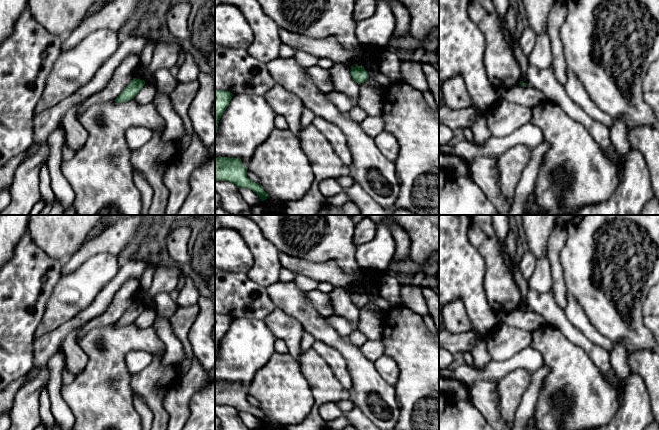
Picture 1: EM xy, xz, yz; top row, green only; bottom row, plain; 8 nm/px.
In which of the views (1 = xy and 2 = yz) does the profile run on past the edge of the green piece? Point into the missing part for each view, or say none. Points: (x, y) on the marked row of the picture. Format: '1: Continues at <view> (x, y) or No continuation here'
1: No continuation here
2: No continuation here

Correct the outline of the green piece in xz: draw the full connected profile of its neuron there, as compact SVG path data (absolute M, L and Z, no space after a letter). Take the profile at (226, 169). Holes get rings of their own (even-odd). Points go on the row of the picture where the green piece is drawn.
M215 157L215 179L229 181L239 189L248 188L264 201L268 194L259 183L252 182L247 177L247 169L240 158Z

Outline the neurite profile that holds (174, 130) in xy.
M147 73L144 78L145 83L156 87L157 94L153 100L158 113L165 121L165 130L162 133L162 141L179 140L184 136L185 128L181 117L174 111L170 96L159 92L156 85L155 75Z

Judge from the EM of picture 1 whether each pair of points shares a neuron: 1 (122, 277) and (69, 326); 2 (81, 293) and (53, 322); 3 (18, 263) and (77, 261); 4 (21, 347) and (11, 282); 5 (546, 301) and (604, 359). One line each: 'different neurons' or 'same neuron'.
1: same neuron
2: same neuron
3: different neurons
4: same neuron
5: same neuron

